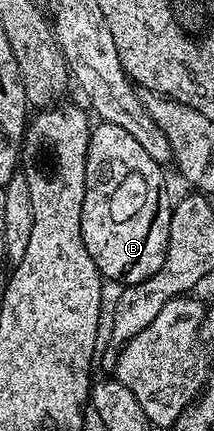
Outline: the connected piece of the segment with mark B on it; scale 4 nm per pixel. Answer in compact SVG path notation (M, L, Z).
M98 122L90 129L88 154L86 155L86 189L84 190L84 210L80 218L80 230L84 238L84 246L88 254L92 254L92 262L102 272L107 281L119 280L119 285L144 282L160 266L168 250L168 234L170 233L171 201L166 201L162 193L163 165L158 164L128 130L115 124Z

